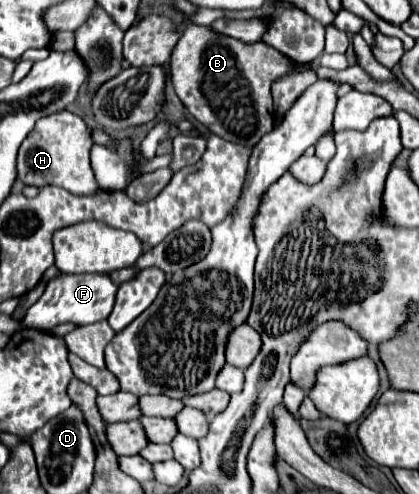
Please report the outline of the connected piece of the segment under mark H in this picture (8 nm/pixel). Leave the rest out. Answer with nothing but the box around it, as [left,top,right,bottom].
[17,110,101,196]

